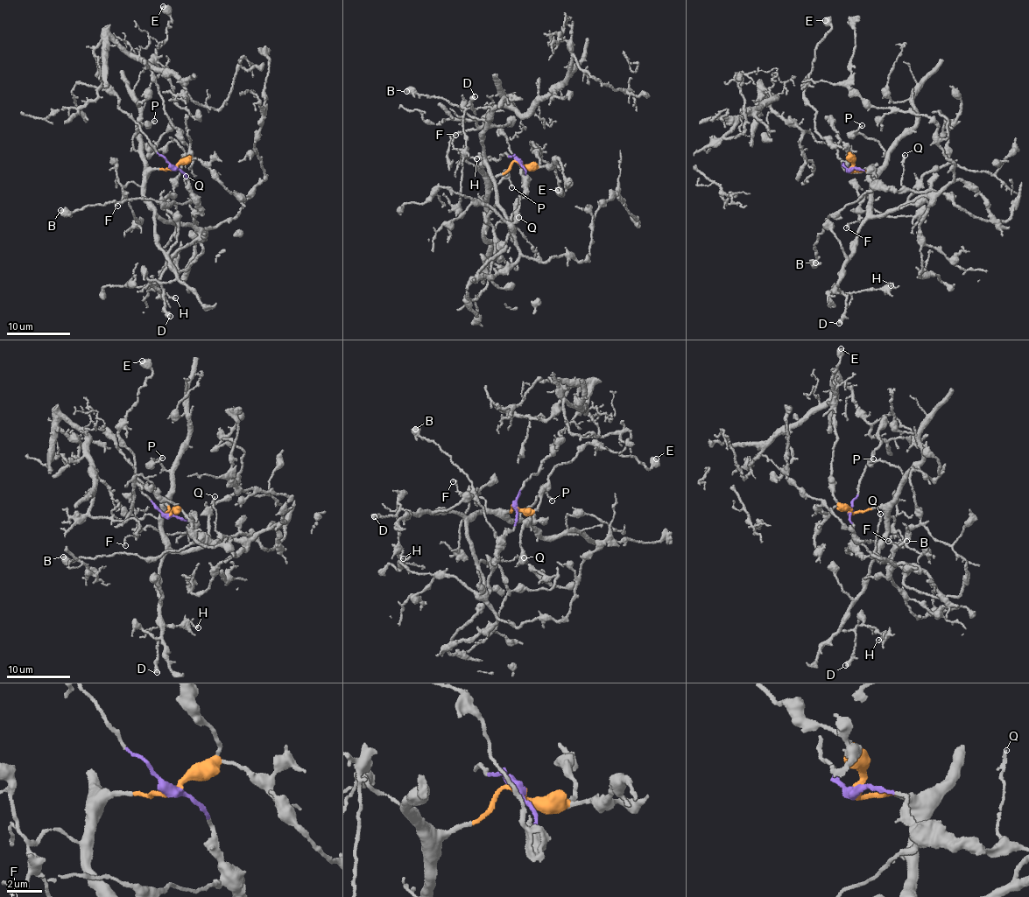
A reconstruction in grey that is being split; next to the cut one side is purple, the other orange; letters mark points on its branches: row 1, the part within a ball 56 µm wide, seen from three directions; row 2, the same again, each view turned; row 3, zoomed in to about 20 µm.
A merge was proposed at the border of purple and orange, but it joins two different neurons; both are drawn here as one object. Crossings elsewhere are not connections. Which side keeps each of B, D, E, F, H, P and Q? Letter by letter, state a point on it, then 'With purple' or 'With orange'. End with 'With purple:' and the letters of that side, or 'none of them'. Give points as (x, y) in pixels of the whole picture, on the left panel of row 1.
B: Place: (60, 210). With purple
D: Place: (170, 316). With orange
E: Place: (163, 6). With orange
F: Place: (117, 206). With orange
H: Place: (175, 297). With orange
P: Place: (154, 121). With orange
Q: Place: (186, 176). With purple
With purple: B, Q

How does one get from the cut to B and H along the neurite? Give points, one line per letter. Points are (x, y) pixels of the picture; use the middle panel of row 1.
B: (518, 162), (525, 171), (525, 177), (509, 149), (504, 133), (496, 126), (473, 118), (442, 98), (406, 91)
H: (518, 162), (491, 176), (477, 165), (487, 107), (463, 115), (467, 154), (476, 158)

